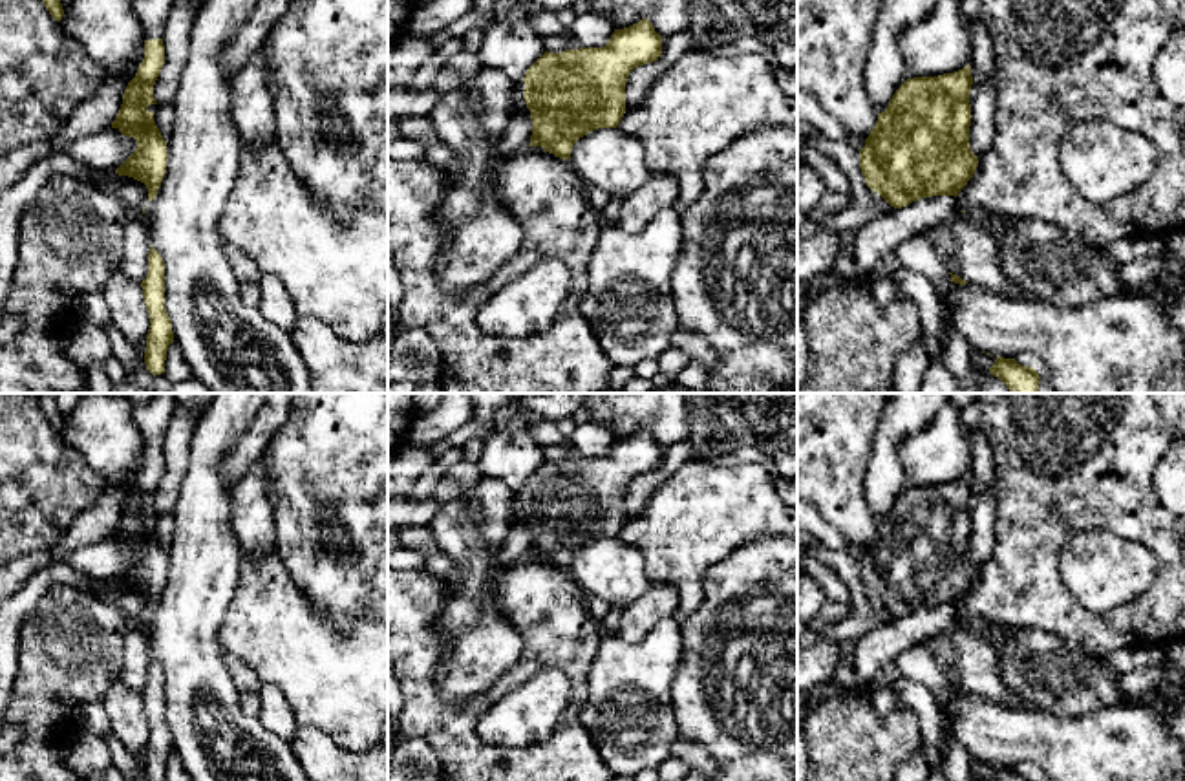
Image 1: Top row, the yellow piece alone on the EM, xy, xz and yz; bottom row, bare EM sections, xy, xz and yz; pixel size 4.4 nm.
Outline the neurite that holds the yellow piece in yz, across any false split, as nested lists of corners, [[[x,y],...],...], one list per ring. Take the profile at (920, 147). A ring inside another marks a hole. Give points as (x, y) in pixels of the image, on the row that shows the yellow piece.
[[[971,66],[907,79],[878,113],[859,150],[865,183],[891,207],[931,196],[958,196],[978,157],[969,146]]]

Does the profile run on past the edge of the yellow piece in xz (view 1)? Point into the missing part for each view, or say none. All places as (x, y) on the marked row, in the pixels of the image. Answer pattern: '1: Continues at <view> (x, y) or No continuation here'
1: No continuation here

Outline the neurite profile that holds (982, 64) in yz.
[[[980,20],[973,24],[971,53],[973,53],[973,59],[969,66],[971,66],[973,80],[986,80],[988,77],[991,77],[995,71],[993,42],[988,27]]]

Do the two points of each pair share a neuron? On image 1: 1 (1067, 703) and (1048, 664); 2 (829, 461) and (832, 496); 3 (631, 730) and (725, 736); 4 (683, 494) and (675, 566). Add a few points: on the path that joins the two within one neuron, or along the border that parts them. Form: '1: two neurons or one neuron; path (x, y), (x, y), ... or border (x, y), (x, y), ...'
1: one neuron; path (1067, 694), (1067, 684), (1056, 674)
2: one neuron; path (829, 470), (832, 487)
3: two neurons; border (670, 692), (679, 734)
4: one neuron; path (683, 513), (677, 547)

